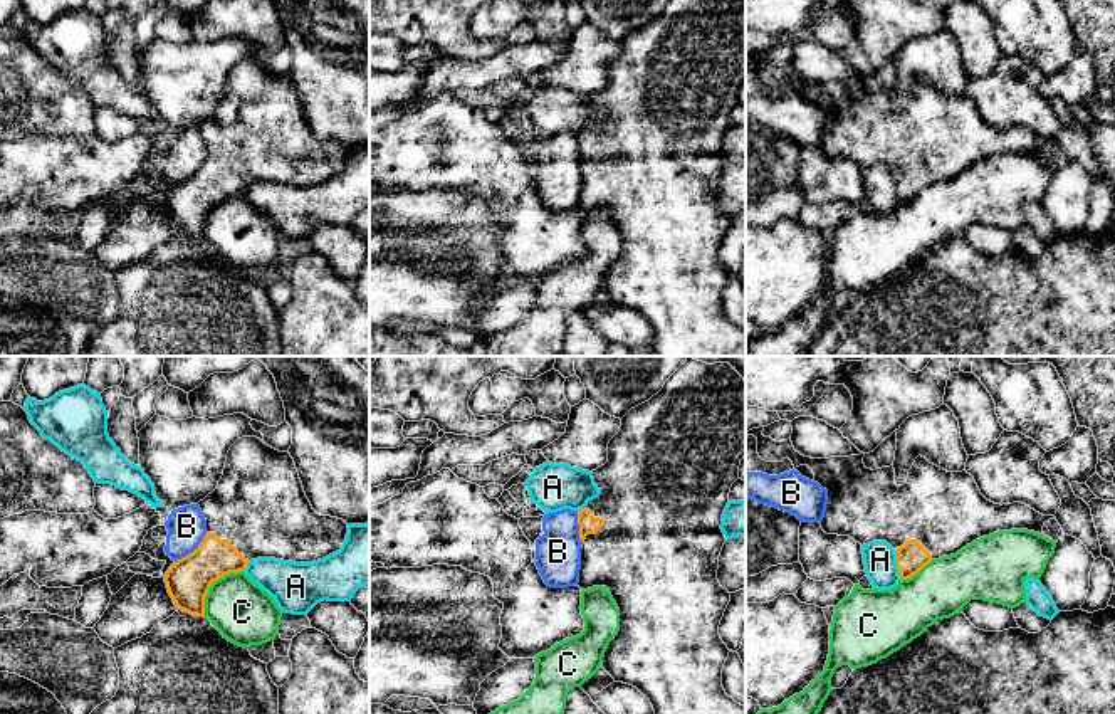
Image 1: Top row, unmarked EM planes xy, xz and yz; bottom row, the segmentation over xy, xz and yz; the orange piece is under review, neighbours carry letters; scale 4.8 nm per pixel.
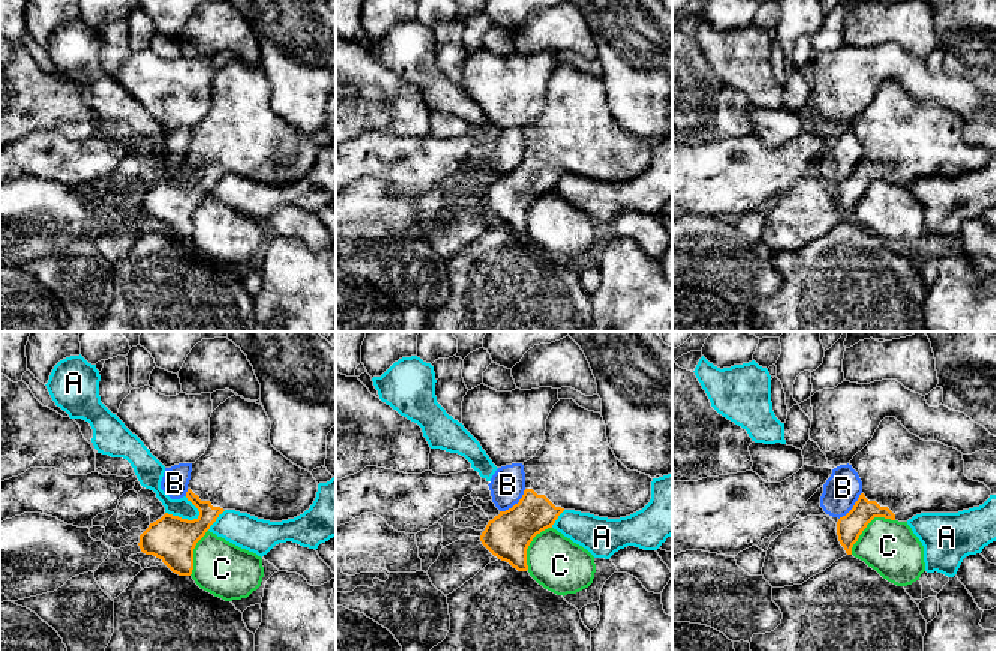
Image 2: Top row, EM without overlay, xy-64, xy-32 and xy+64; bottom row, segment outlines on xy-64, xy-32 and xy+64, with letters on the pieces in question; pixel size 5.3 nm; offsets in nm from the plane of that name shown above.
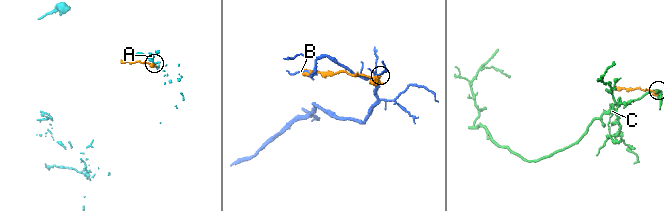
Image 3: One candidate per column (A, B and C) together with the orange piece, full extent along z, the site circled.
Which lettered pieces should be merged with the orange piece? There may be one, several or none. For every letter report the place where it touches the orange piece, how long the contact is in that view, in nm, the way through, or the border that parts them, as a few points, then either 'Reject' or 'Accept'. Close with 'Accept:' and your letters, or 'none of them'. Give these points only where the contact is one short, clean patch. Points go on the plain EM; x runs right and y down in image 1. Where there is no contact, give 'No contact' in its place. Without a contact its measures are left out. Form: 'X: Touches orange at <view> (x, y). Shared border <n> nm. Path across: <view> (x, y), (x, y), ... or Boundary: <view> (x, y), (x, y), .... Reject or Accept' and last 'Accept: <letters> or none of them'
A: Touches orange at yz (897, 188). Shared border 150 nm. Reject
B: Touches orange at xy (193, 175). Shared border 220 nm. Boundary: xy (207, 157), (192, 175), (175, 185). Reject
C: Touches orange at xy (210, 209). Shared border 300 nm. Reject
Accept: none of them

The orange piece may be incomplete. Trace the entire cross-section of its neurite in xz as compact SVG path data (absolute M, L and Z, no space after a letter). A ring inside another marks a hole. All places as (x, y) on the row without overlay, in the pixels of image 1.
M670 0L663 12L648 25L631 32L623 42L620 55L608 67L608 86L593 94L601 118L578 134L581 163L581 213L606 210L620 232L620 255L610 265L603 292L615 302L636 311L653 329L653 356L746 356L746 331L729 321L722 311L722 292L729 272L719 259L719 249L730 225L730 217L717 203L719 180L727 165L720 148L729 126L732 108L739 102L739 89L746 81L746 3L742 0Z

